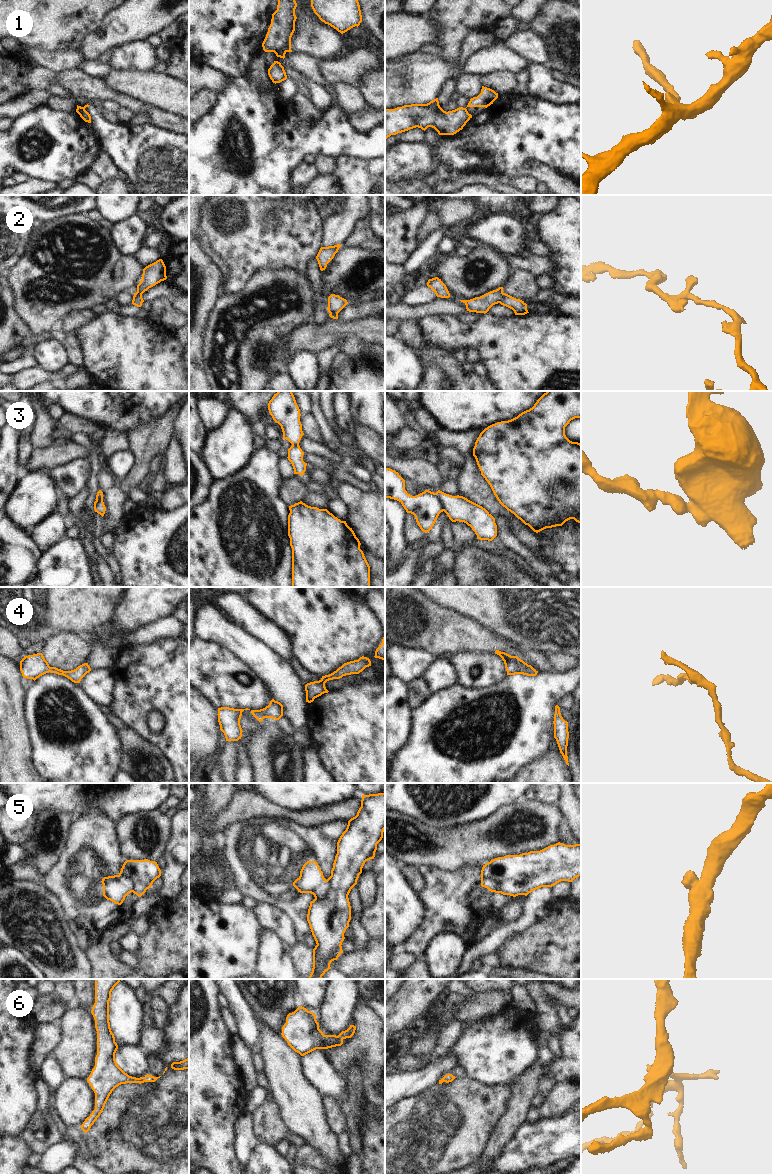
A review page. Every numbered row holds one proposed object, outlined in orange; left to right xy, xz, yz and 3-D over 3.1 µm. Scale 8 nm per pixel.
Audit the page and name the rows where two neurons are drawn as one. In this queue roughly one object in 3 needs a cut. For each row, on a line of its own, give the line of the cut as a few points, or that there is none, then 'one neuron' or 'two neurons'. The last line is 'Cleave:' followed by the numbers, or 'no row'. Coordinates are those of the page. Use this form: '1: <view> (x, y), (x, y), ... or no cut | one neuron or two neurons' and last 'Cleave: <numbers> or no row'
1: yz (468, 114), (470, 117) | two neurons
2: yz (504, 293), (499, 302) | two neurons
3: yz (435, 493), (443, 510) | two neurons
4: no cut | one neuron
5: yz (481, 882), (486, 884), (489, 881), (493, 881), (497, 889) | two neurons
6: no cut | one neuron
Cleave: 1, 2, 3, 5

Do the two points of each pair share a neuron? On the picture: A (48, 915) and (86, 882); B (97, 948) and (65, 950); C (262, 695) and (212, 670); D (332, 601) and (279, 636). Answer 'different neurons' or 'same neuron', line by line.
A: different neurons
B: different neurons
C: same neuron
D: different neurons

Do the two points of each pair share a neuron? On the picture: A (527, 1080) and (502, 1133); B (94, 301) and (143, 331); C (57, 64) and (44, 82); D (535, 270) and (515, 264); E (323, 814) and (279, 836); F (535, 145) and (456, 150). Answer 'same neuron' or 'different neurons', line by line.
A: same neuron
B: different neurons
C: different neurons
D: same neuron
E: different neurons
F: same neuron

